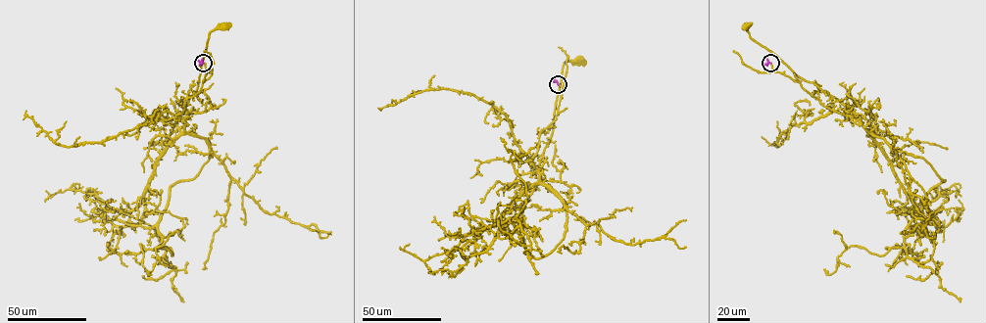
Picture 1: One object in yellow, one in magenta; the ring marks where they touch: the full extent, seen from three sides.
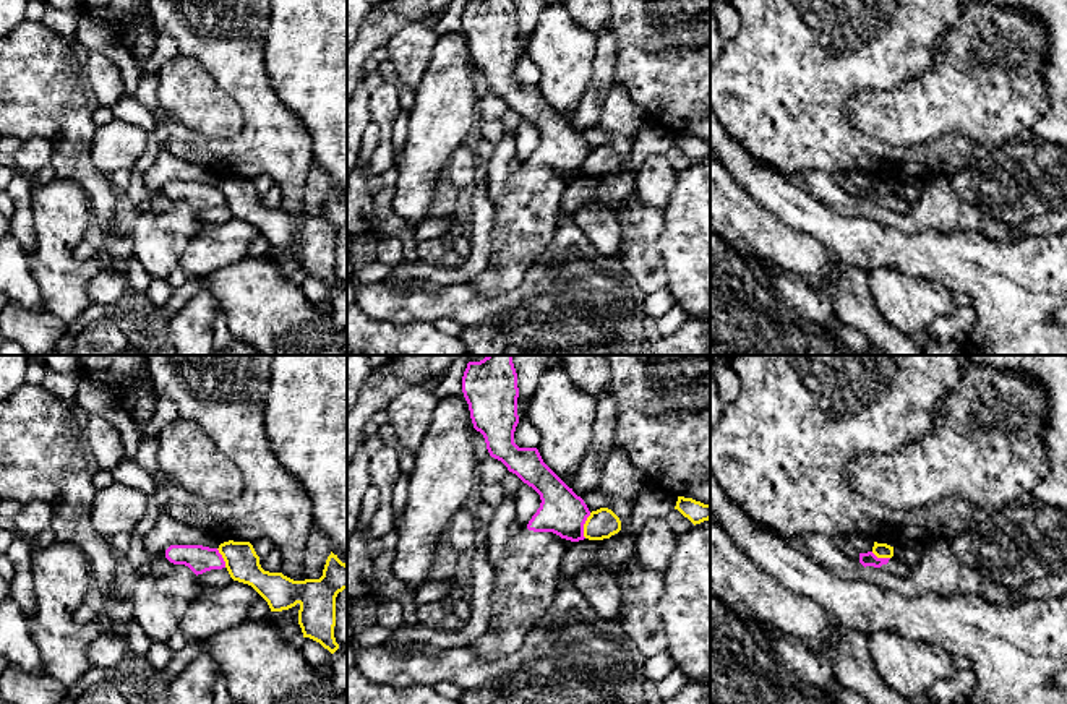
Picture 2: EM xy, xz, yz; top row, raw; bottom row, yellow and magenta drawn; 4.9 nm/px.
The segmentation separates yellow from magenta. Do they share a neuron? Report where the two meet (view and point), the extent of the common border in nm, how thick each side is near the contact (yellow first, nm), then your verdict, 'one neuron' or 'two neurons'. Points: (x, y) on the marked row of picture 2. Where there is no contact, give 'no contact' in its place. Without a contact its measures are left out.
meets yellow in xz at (584, 526); contact 130 nm long; 150 nm thick on the yellow side, 220 nm on the other; two neurons

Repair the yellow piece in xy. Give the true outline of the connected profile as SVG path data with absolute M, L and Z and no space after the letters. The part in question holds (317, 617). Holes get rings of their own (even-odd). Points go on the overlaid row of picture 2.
M224 542L219 553L234 581L251 586L269 605L282 612L300 605L298 625L303 637L319 642L334 654L336 597L347 589L347 564L331 552L319 579L294 581L282 573L264 571L250 542Z

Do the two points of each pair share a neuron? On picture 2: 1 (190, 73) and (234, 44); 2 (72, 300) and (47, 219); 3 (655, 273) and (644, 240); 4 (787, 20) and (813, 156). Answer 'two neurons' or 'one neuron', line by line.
1: two neurons
2: one neuron
3: one neuron
4: one neuron

